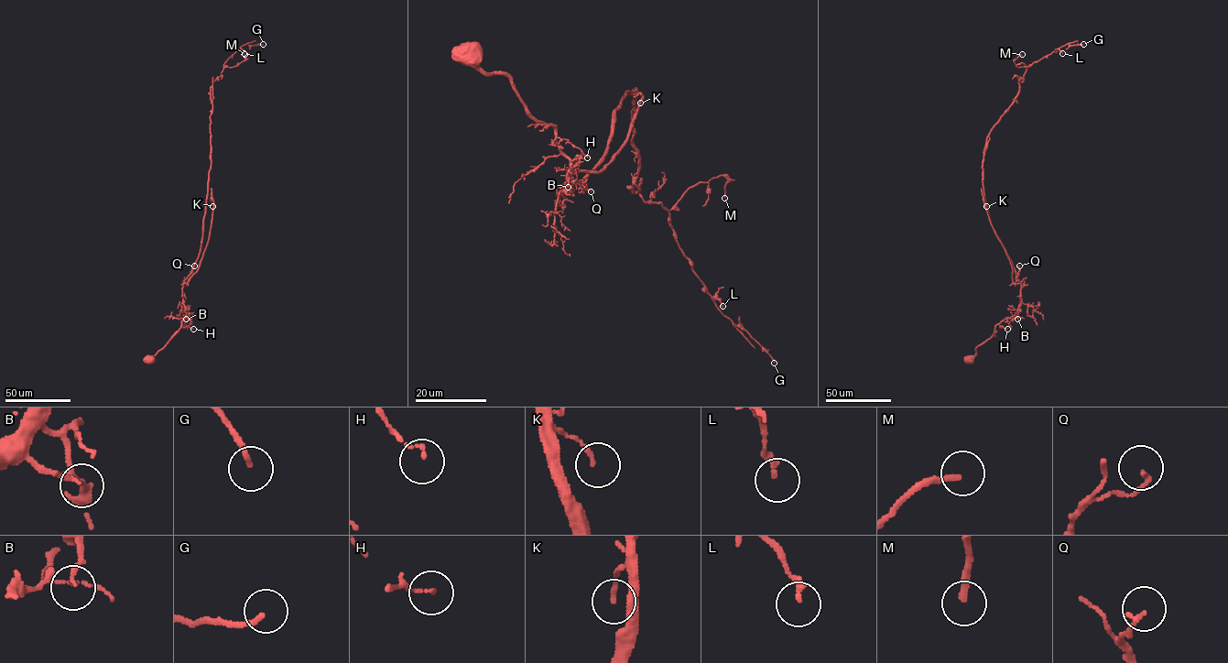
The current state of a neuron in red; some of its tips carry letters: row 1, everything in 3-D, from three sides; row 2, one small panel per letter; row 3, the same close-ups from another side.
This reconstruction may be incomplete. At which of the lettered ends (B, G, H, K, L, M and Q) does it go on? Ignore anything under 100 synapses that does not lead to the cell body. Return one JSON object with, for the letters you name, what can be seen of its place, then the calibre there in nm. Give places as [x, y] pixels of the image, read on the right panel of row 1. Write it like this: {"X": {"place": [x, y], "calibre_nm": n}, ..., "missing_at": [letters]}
{"missing_at": []}

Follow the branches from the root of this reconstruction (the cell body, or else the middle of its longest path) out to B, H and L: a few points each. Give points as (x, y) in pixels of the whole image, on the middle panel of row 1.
B: (472, 59), (485, 72), (505, 73), (525, 109), (537, 121), (555, 128), (556, 145), (570, 163), (568, 187)
H: (472, 59), (485, 72), (505, 73), (525, 109), (537, 121), (550, 124), (556, 137), (567, 139), (587, 157)
L: (472, 59), (555, 128), (570, 163), (559, 196), (603, 158), (634, 91), (632, 190), (668, 211), (722, 306)

